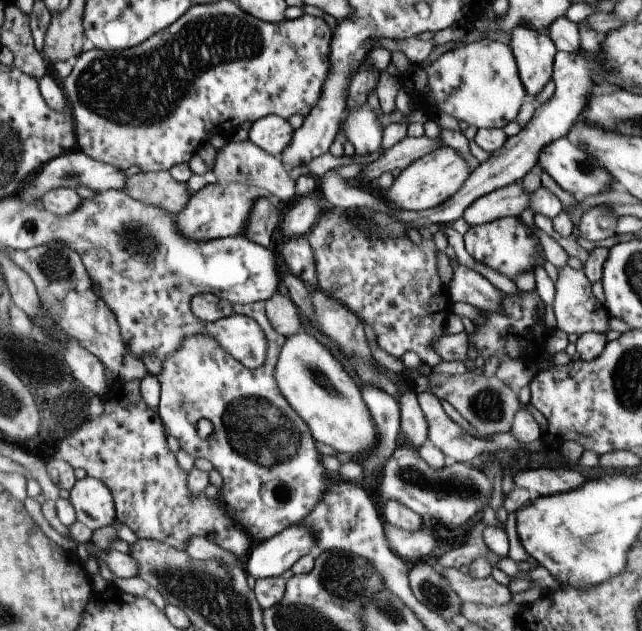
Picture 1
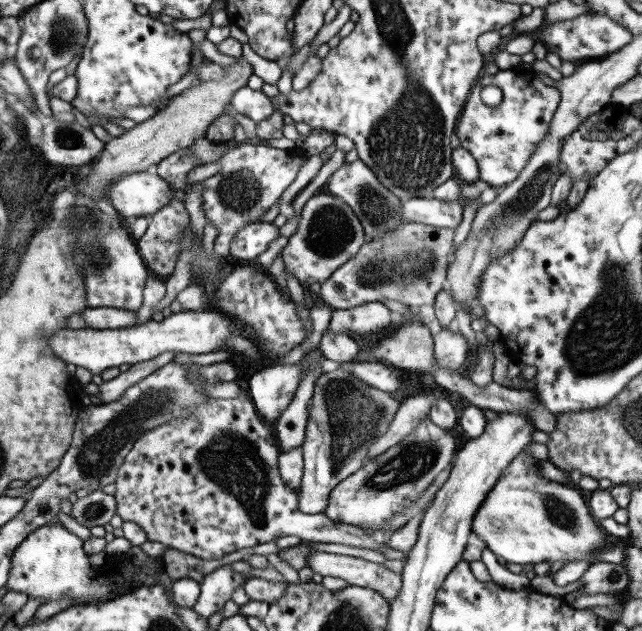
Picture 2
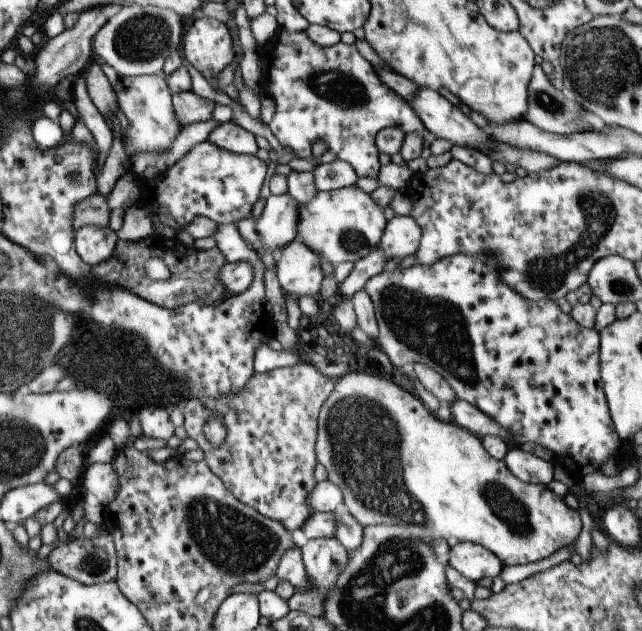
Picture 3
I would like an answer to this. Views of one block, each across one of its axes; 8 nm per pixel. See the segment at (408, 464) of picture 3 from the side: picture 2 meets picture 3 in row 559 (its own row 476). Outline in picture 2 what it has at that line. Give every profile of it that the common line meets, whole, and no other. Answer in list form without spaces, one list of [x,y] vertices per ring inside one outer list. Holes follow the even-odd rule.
[[[524,448],[513,460],[510,462],[510,465],[499,475],[496,485],[490,489],[489,493],[486,493],[486,499],[482,501],[482,505],[478,507],[474,519],[472,519],[471,532],[476,534],[476,536],[487,545],[485,548],[488,548],[490,552],[504,558],[510,564],[534,564],[538,563],[553,563],[558,561],[564,561],[564,564],[570,563],[572,561],[578,561],[582,559],[591,559],[594,555],[594,551],[600,551],[604,547],[606,542],[605,535],[600,532],[598,526],[594,522],[594,518],[590,512],[590,508],[586,503],[586,500],[582,497],[582,494],[578,492],[577,488],[573,485],[563,485],[558,481],[550,480],[544,477],[541,472],[539,472],[539,465],[541,464],[540,460],[534,458],[528,454],[528,450]]]

